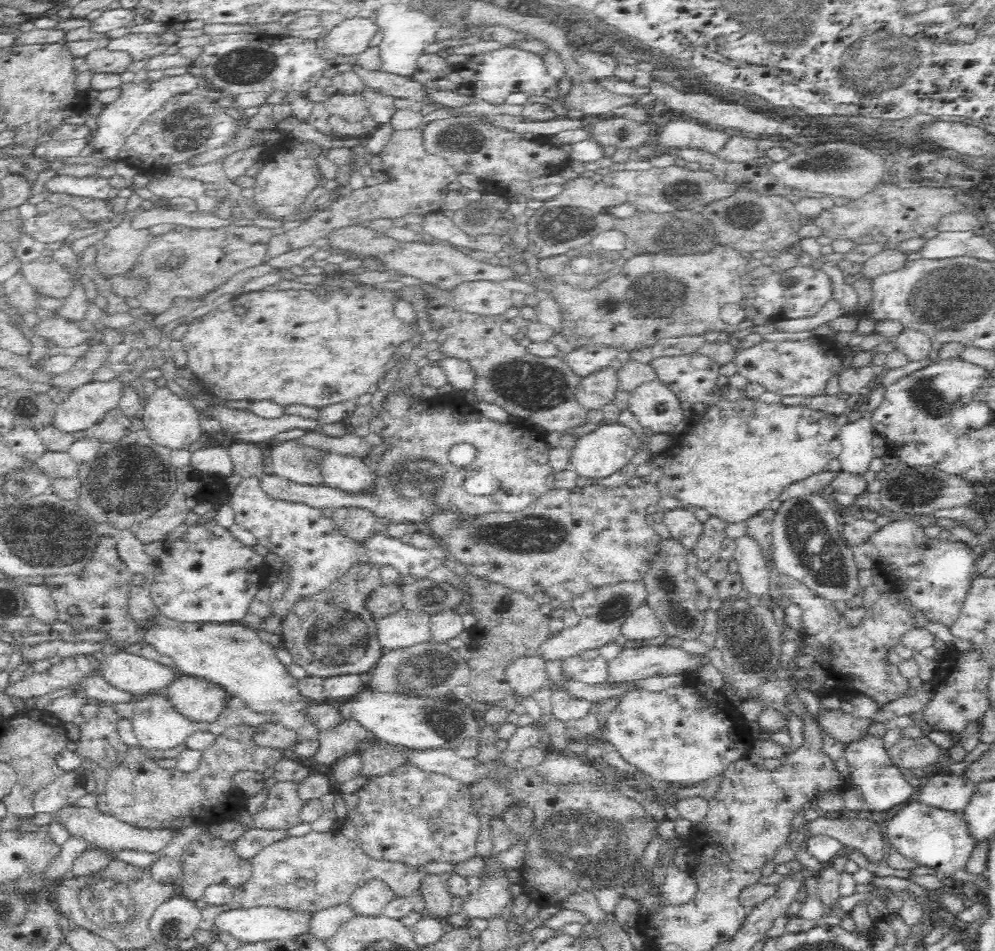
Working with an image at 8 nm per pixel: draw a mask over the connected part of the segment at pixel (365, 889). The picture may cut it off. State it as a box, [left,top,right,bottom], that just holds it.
[345,879,394,916]

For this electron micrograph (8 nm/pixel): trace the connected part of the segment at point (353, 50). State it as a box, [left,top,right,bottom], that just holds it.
[324,16,378,60]

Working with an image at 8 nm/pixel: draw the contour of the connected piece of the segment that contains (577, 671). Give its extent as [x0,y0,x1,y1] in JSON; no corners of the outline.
[562,655,606,684]

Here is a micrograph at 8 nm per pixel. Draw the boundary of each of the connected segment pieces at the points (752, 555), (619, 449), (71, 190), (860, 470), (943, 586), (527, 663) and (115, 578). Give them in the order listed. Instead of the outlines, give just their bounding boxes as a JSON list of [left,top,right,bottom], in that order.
[[733,535,770,596],[571,422,638,478],[44,175,118,199],[838,382,886,477],[869,520,975,628],[506,654,550,697],[42,533,143,643]]

